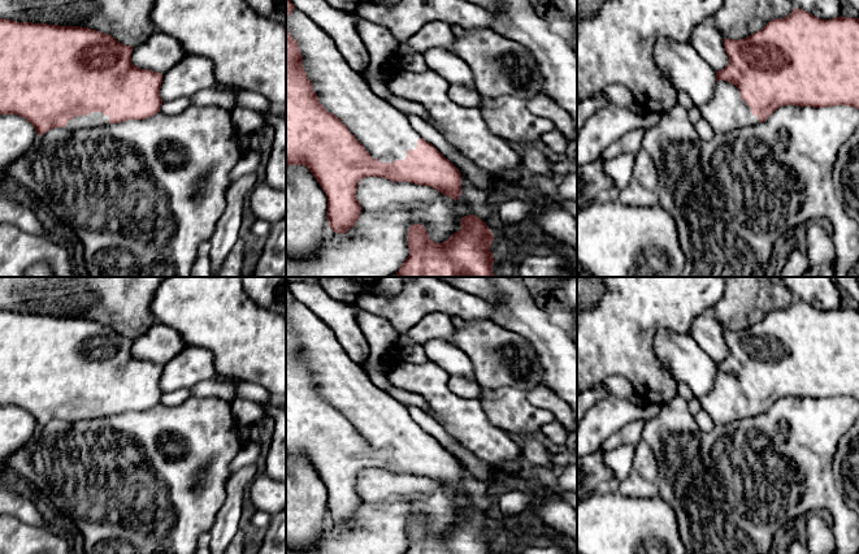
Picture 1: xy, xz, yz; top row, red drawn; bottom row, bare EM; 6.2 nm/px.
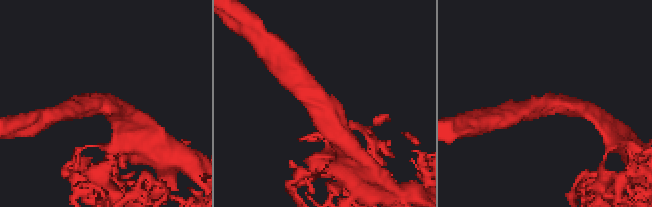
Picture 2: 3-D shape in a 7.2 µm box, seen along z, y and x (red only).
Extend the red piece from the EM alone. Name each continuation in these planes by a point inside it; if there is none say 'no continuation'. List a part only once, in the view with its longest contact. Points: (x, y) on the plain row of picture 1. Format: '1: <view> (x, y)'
1: xz (385, 423)

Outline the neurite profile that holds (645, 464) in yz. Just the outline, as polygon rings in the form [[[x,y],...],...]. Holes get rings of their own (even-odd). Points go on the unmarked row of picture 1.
[[[642,440],[634,446],[633,469],[645,480],[652,481],[659,477],[655,455],[651,447]]]

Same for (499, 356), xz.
[[[456,320],[454,343],[470,359],[481,389],[508,385],[528,391],[543,384],[532,343],[491,320]]]

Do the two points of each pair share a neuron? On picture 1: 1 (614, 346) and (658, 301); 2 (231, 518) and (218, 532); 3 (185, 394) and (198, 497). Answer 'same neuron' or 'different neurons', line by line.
1: same neuron
2: same neuron
3: different neurons

